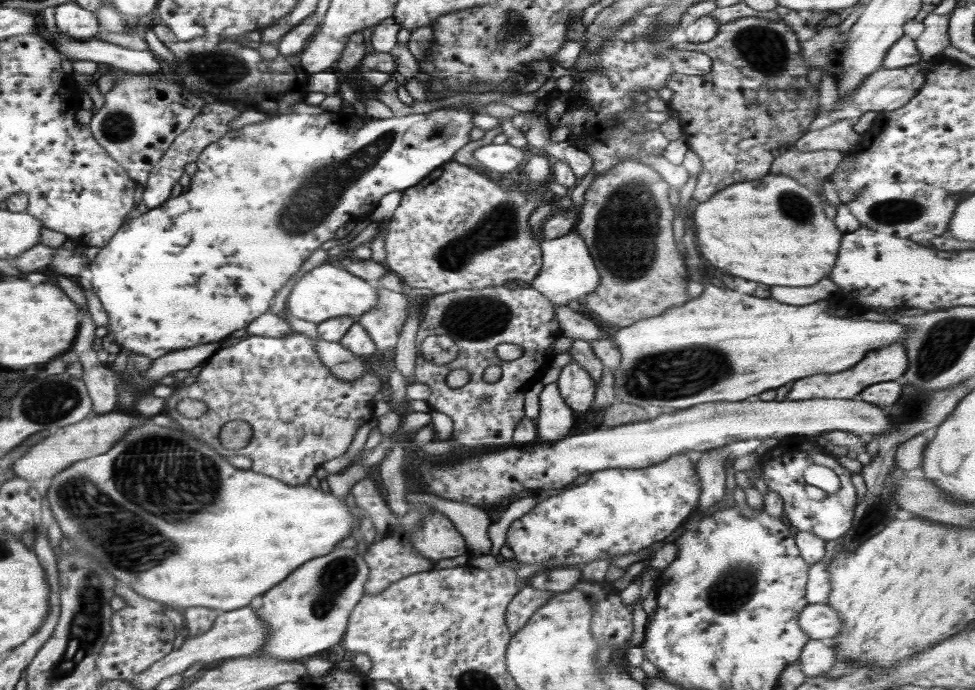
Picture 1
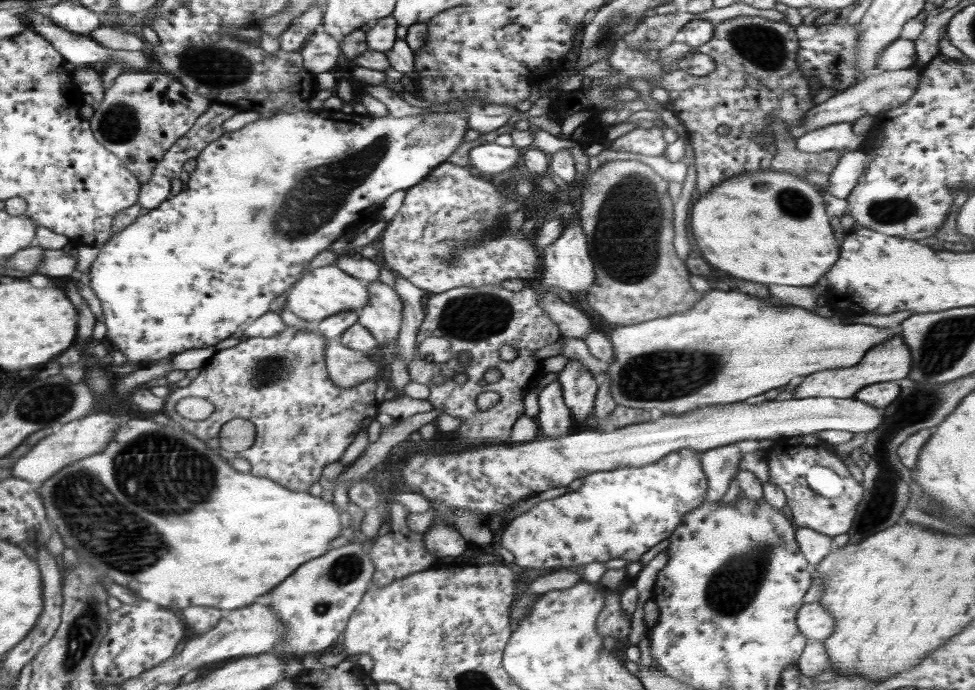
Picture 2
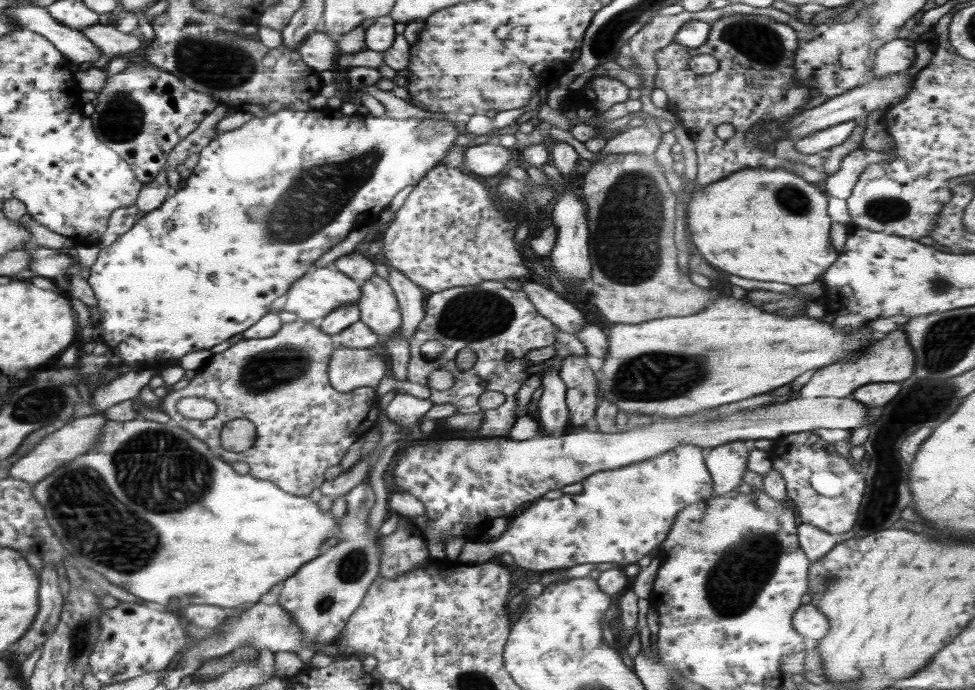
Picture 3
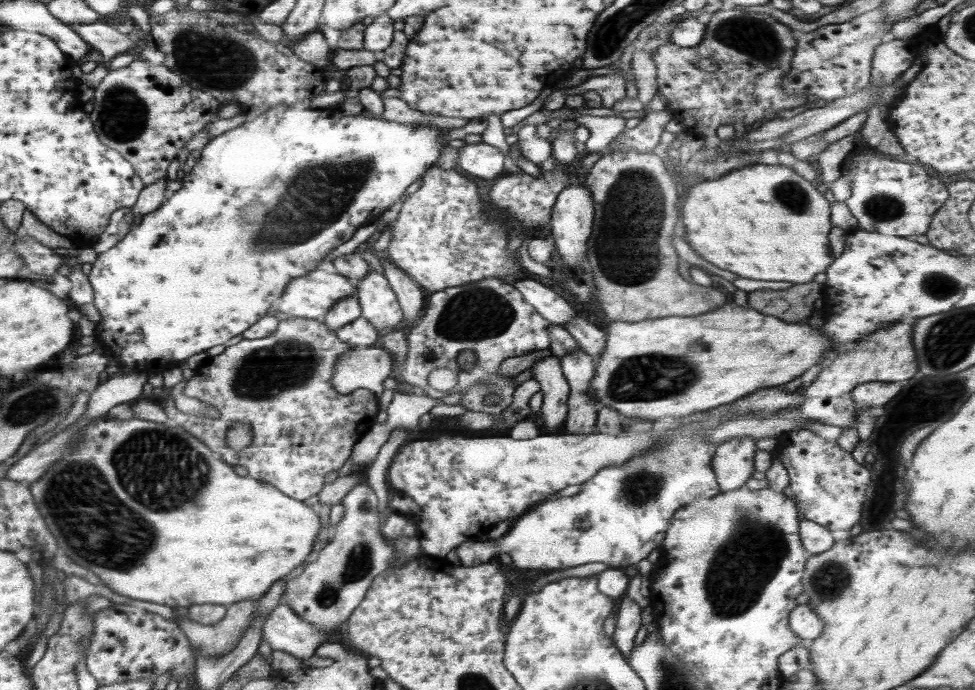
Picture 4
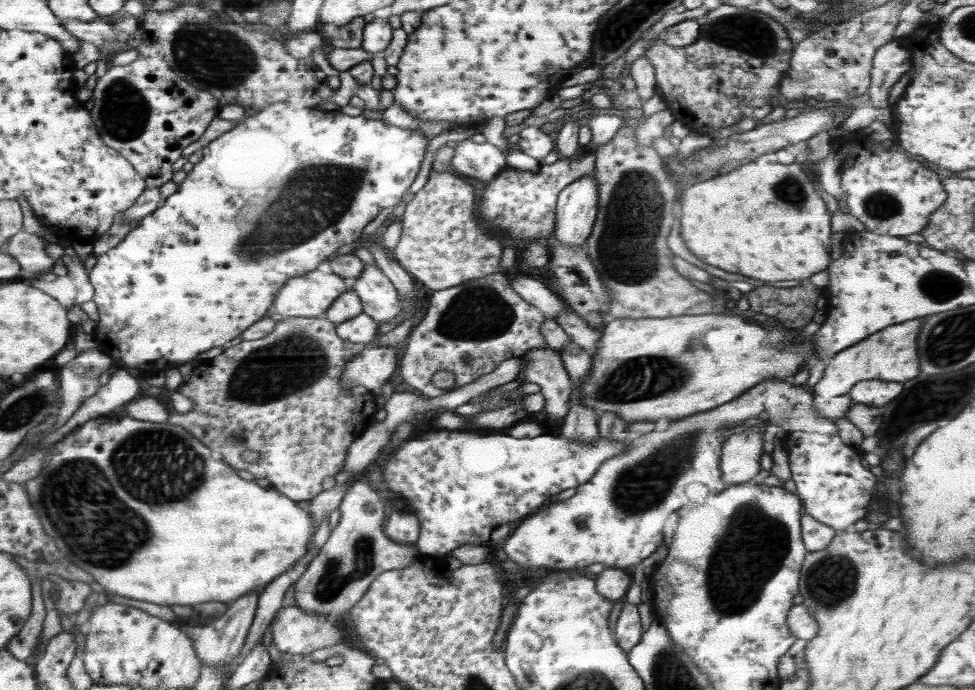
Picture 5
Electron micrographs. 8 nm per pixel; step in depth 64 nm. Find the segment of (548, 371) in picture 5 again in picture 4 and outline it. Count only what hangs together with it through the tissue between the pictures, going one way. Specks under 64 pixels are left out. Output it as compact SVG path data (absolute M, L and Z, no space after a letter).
M548 355L536 361L532 366L531 378L540 384L540 391L544 396L540 410L545 420L544 428L556 428L562 432L568 412L570 387L559 359L554 355Z

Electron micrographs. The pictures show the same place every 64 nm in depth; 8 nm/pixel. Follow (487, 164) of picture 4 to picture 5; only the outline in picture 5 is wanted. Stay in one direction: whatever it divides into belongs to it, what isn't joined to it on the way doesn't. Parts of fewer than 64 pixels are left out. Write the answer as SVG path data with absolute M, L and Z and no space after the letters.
M464 140L454 148L454 156L450 160L451 168L456 174L492 180L507 165L506 152L488 142L476 144L472 140Z

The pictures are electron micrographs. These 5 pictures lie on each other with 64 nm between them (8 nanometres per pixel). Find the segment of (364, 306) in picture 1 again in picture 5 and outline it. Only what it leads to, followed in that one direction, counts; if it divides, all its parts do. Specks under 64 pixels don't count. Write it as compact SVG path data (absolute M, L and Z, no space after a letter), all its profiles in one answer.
M314 269L312 272L302 276L296 275L294 278L286 281L275 294L274 302L271 304L272 308L267 310L266 315L272 318L272 309L274 309L276 310L275 314L280 316L280 320L290 317L318 317L322 312L326 312L330 308L337 296L340 296L350 287L351 281L349 282L334 273L323 273L320 270Z

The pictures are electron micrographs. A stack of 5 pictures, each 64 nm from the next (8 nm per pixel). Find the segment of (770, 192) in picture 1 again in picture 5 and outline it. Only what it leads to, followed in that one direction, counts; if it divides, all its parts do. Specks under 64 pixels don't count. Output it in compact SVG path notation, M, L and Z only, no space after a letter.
M795 161L792 164L781 163L765 163L765 162L749 162L747 164L738 166L734 170L730 170L727 174L718 175L712 179L706 180L706 182L698 182L687 188L681 199L678 200L680 208L677 208L678 222L680 222L681 237L686 244L686 248L698 256L702 262L710 264L710 266L716 266L716 268L722 268L726 272L734 272L734 274L744 274L744 276L750 276L750 278L758 278L758 280L766 280L766 282L776 282L776 280L806 280L810 278L812 274L824 270L828 264L830 264L831 254L831 239L830 235L832 230L830 229L830 218L832 215L828 213L828 207L826 207L825 200L820 198L820 193L816 191L812 185L811 176L803 169L803 164Z

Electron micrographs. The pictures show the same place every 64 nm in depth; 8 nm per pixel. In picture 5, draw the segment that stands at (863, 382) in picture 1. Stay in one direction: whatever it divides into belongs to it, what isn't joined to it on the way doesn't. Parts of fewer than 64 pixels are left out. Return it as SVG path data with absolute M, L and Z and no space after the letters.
M925 317L899 322L896 326L887 326L880 332L875 332L860 342L854 343L848 350L842 350L832 358L825 368L824 374L816 385L810 388L814 397L832 398L847 394L860 381L885 380L901 382L918 376L918 352L916 352L916 336L923 327Z

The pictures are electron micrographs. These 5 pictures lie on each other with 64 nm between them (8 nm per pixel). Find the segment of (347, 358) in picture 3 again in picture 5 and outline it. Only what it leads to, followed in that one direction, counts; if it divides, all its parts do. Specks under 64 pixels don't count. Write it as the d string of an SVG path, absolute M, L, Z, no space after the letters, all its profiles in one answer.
M366 346L360 355L356 355L352 362L344 366L339 376L340 384L345 389L362 385L378 395L381 386L394 374L400 355L397 348Z

